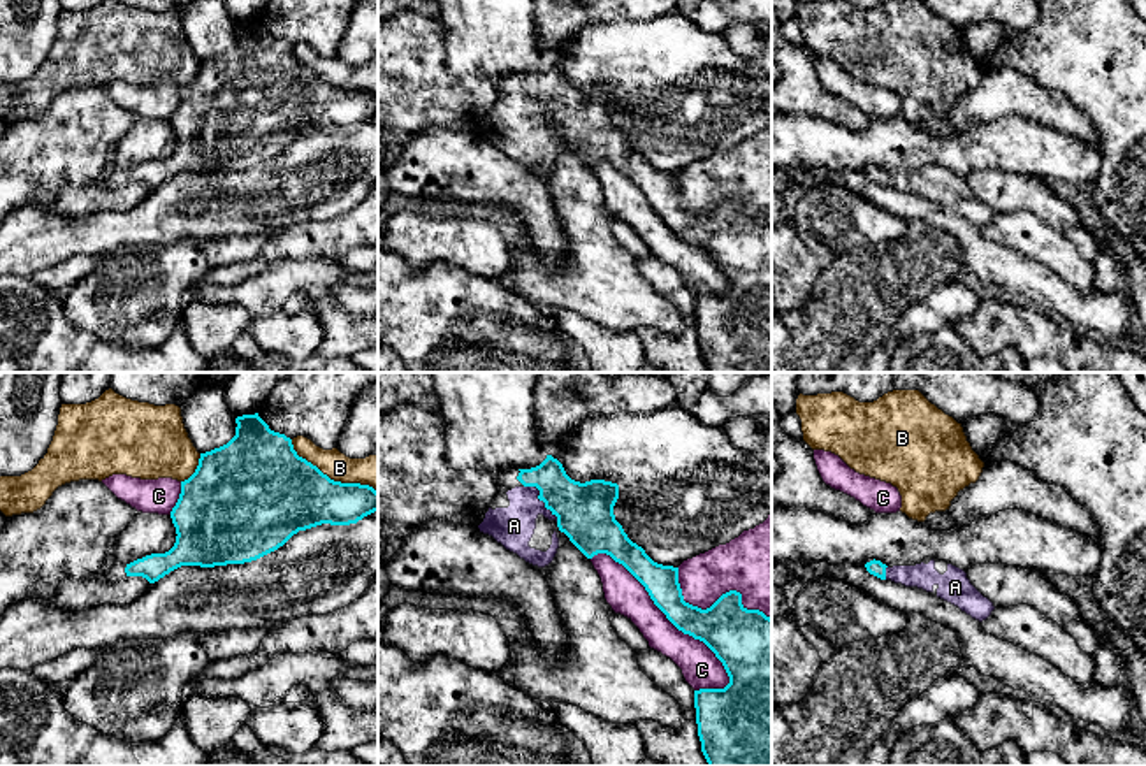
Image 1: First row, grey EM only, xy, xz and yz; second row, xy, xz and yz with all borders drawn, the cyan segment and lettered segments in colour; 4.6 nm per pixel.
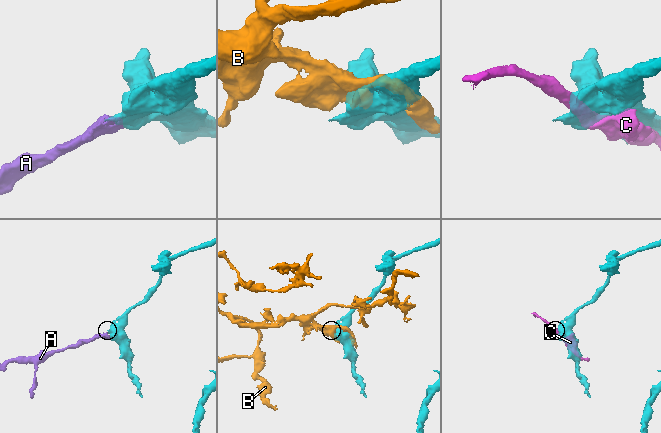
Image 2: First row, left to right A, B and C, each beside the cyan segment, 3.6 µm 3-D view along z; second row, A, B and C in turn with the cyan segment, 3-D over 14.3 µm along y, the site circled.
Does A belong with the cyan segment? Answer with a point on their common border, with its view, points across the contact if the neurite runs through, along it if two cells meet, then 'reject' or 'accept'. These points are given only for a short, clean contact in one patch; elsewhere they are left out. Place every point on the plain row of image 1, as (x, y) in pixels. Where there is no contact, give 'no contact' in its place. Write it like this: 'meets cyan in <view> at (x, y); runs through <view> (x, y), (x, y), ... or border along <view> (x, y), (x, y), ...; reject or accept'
meets cyan in xz at (540, 106); accept

